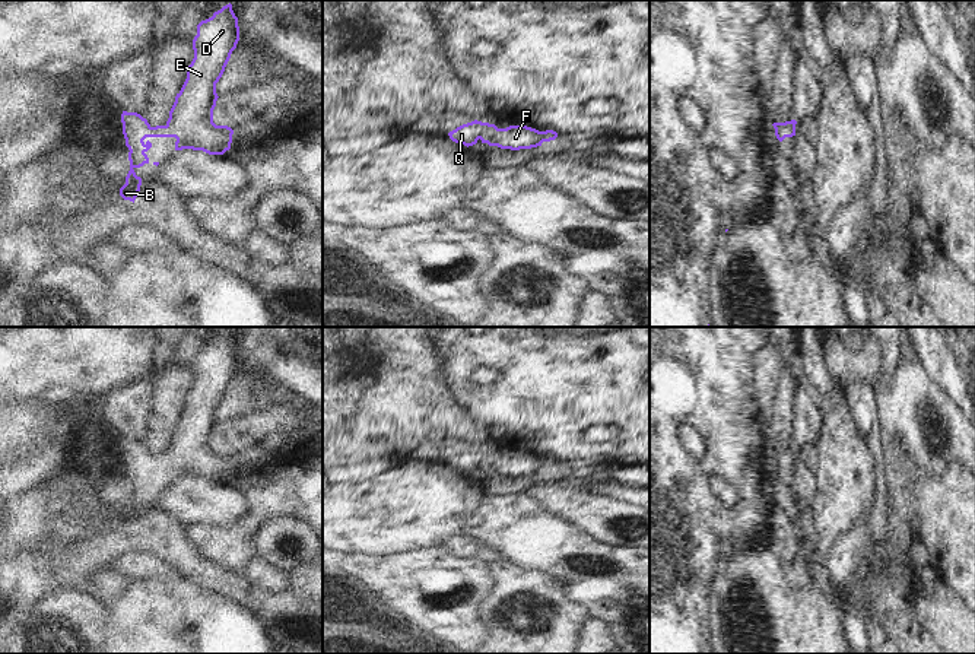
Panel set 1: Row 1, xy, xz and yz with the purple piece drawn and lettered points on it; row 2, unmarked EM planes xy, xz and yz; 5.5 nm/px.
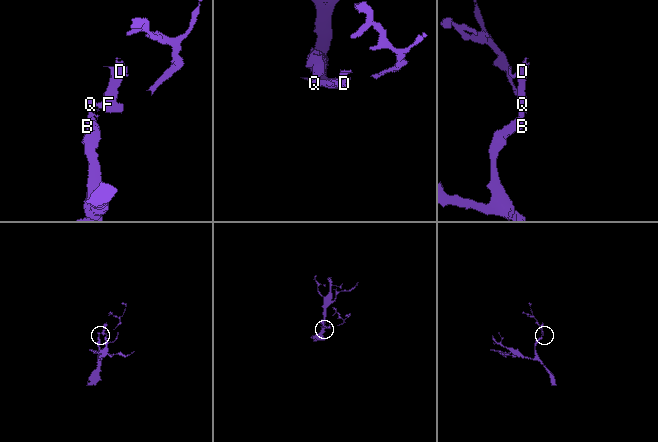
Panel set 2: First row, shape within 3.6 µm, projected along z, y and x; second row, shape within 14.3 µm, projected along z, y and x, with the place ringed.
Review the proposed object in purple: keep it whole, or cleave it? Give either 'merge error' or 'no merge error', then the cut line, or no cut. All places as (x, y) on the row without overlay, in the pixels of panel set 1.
no merge error | no cut

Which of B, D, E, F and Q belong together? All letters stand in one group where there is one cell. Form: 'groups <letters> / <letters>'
groups B D E F Q

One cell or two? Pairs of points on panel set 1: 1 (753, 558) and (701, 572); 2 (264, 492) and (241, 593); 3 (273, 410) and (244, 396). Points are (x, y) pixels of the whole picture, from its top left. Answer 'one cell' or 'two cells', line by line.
1: two cells
2: two cells
3: two cells

